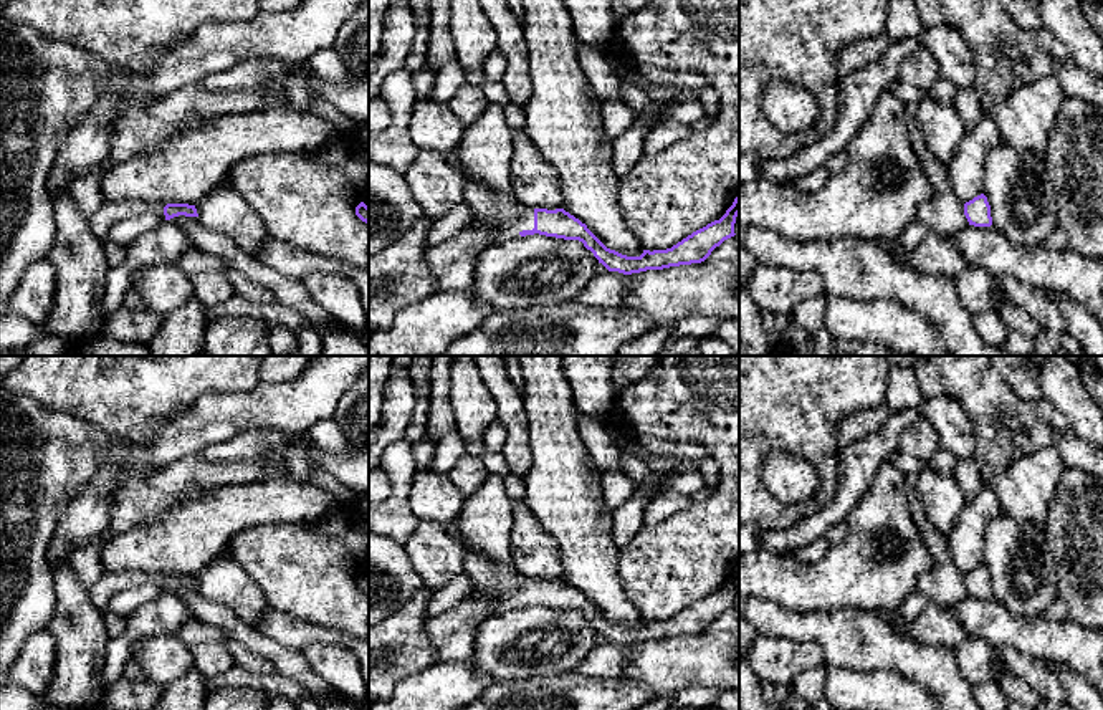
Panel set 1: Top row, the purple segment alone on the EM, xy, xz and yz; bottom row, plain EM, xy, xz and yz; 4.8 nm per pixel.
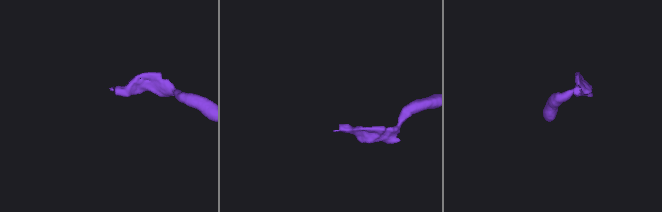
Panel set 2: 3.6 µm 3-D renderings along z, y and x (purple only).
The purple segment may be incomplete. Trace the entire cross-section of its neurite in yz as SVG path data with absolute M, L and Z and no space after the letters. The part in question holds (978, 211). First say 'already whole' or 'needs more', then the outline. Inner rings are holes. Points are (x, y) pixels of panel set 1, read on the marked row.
already whole; M984 194L964 204L964 215L969 225L974 225L974 227L991 227L992 225L991 205Z

